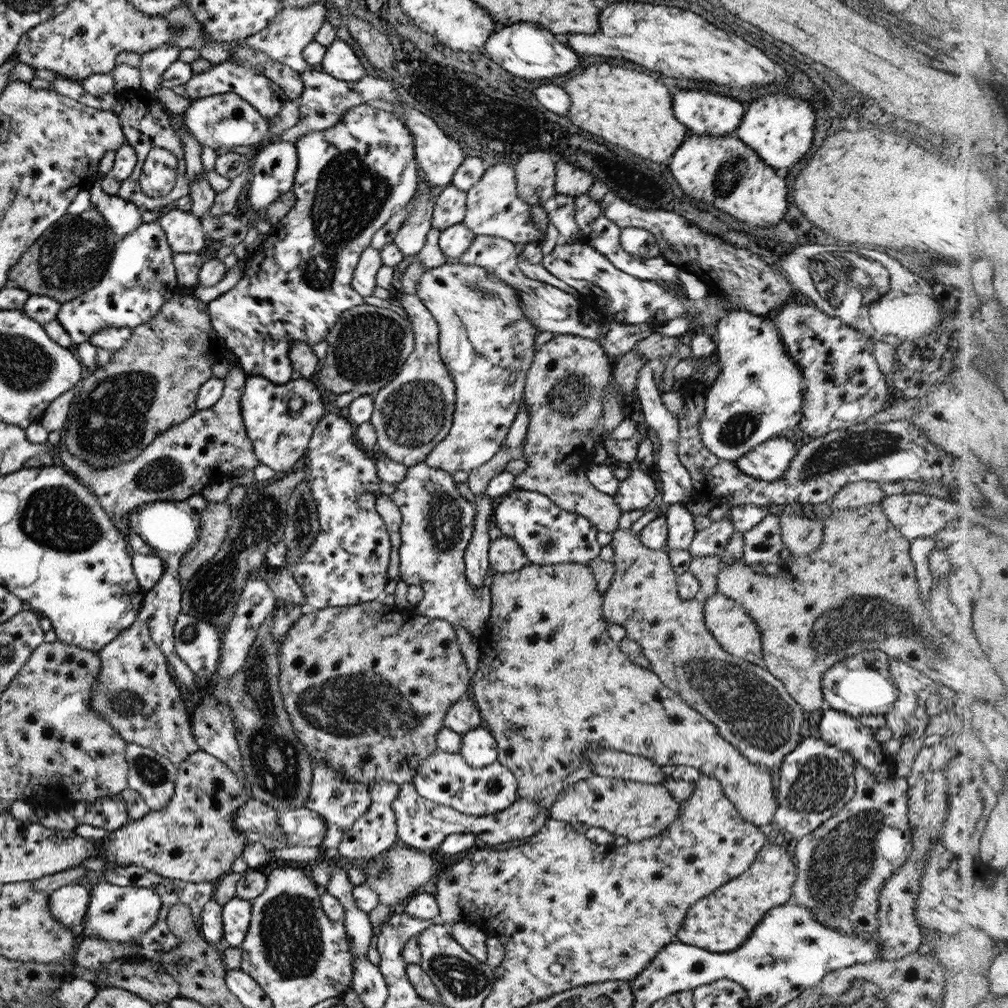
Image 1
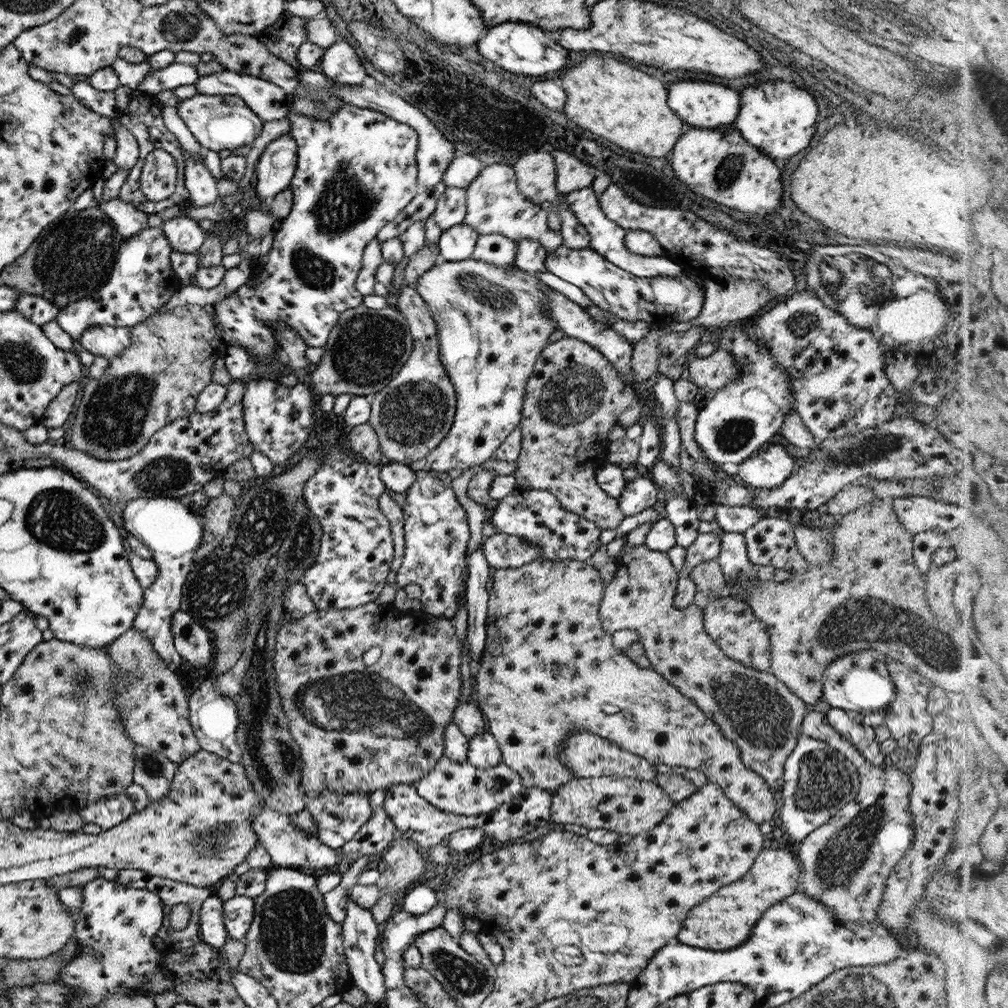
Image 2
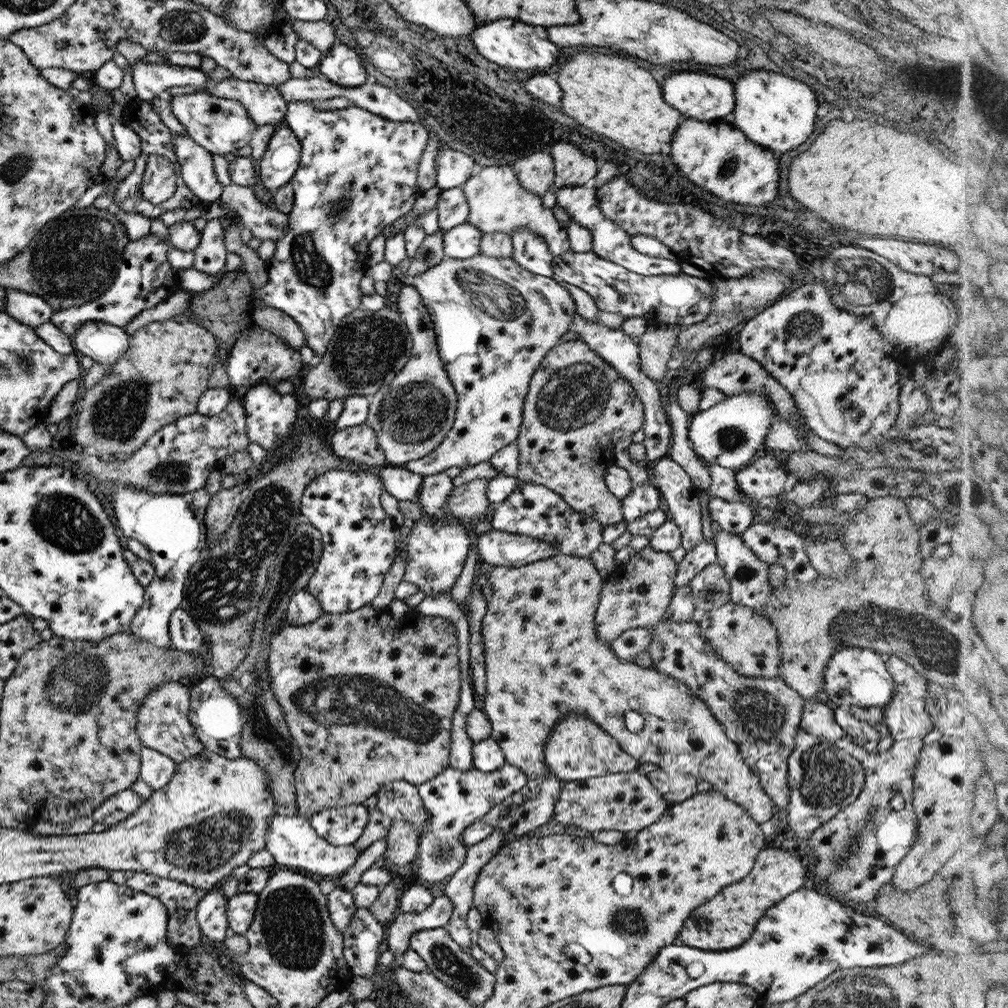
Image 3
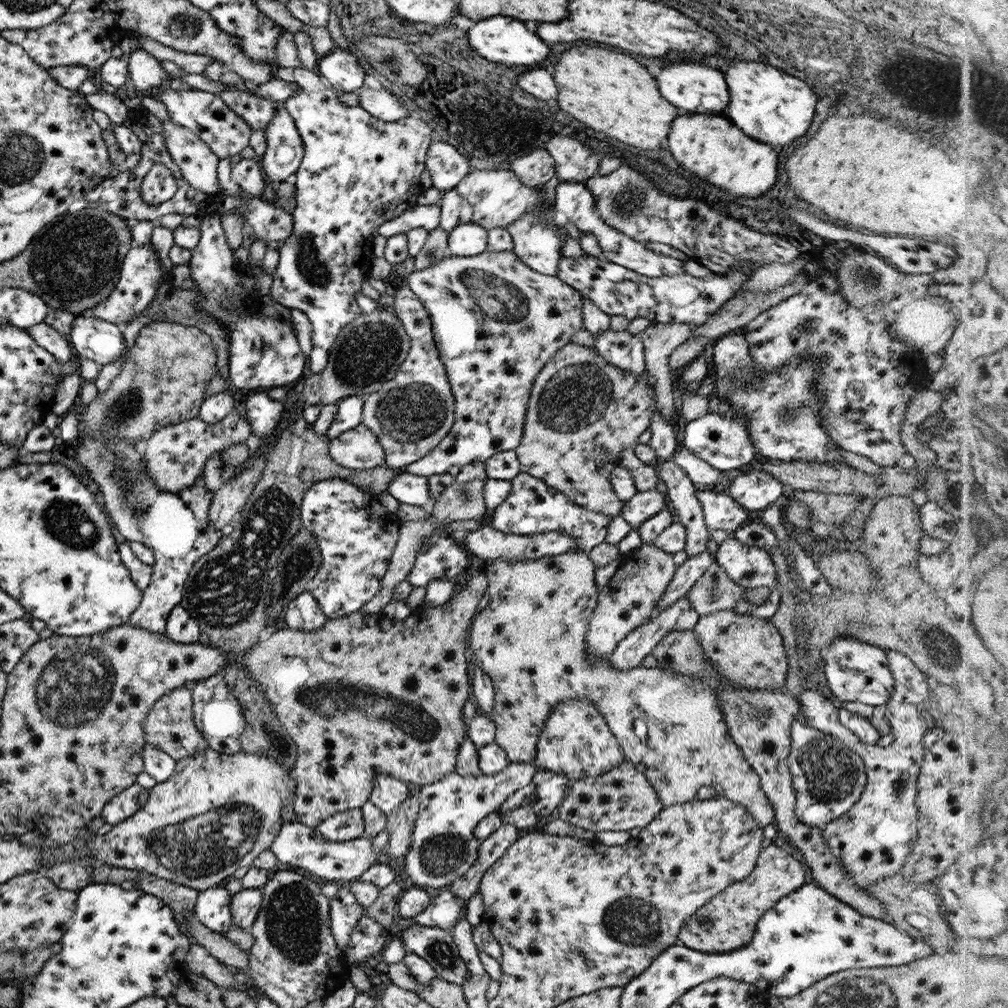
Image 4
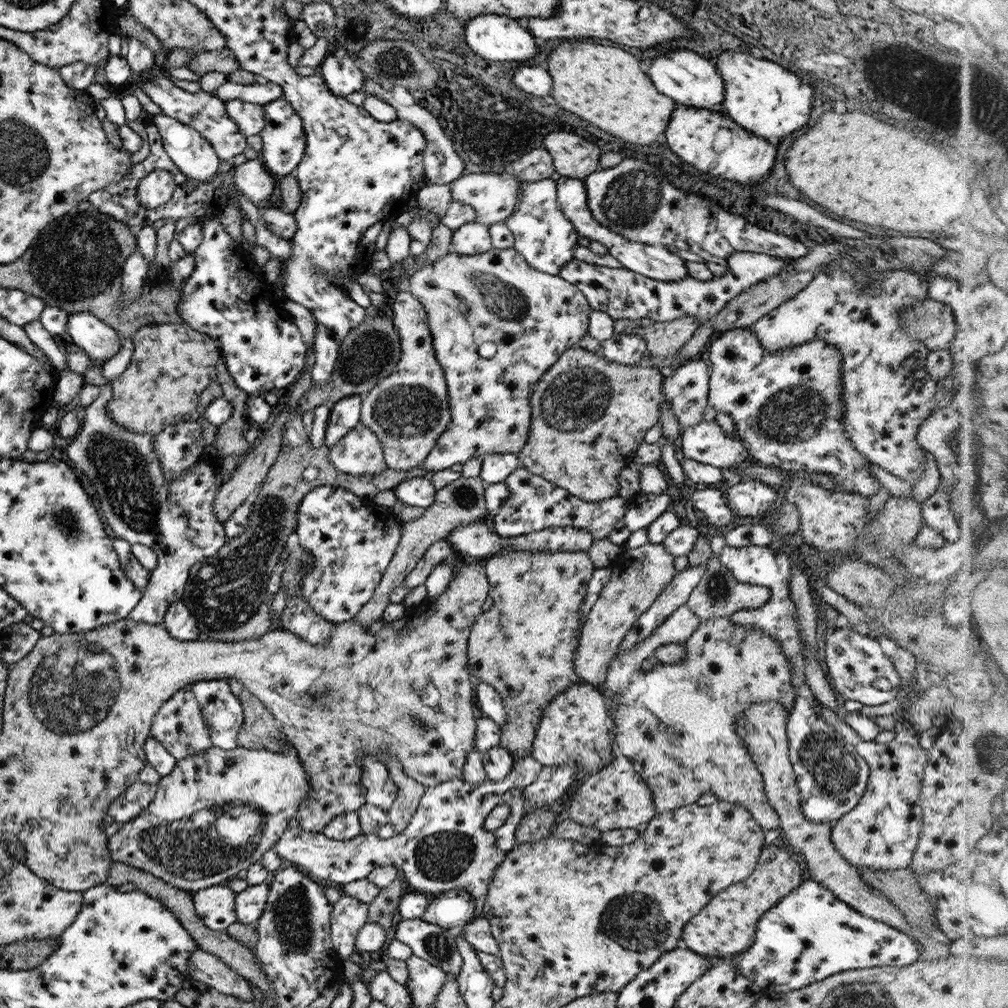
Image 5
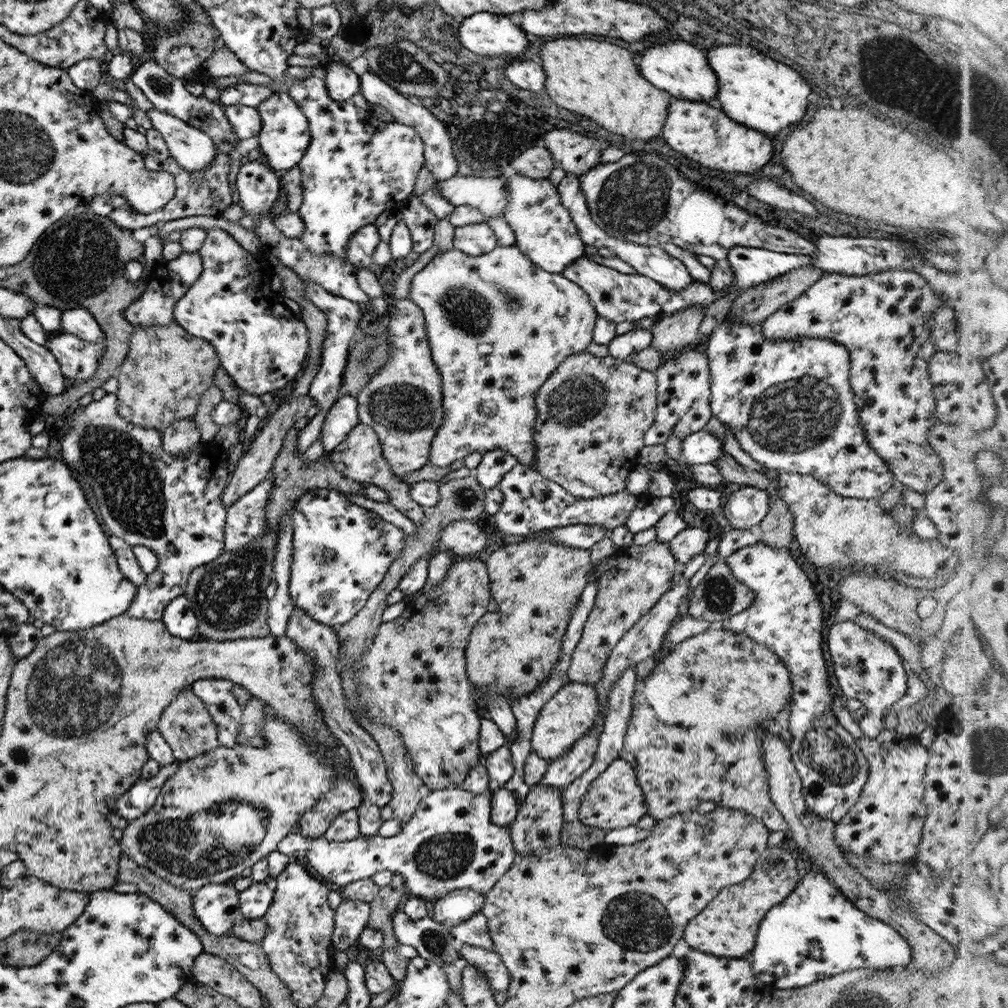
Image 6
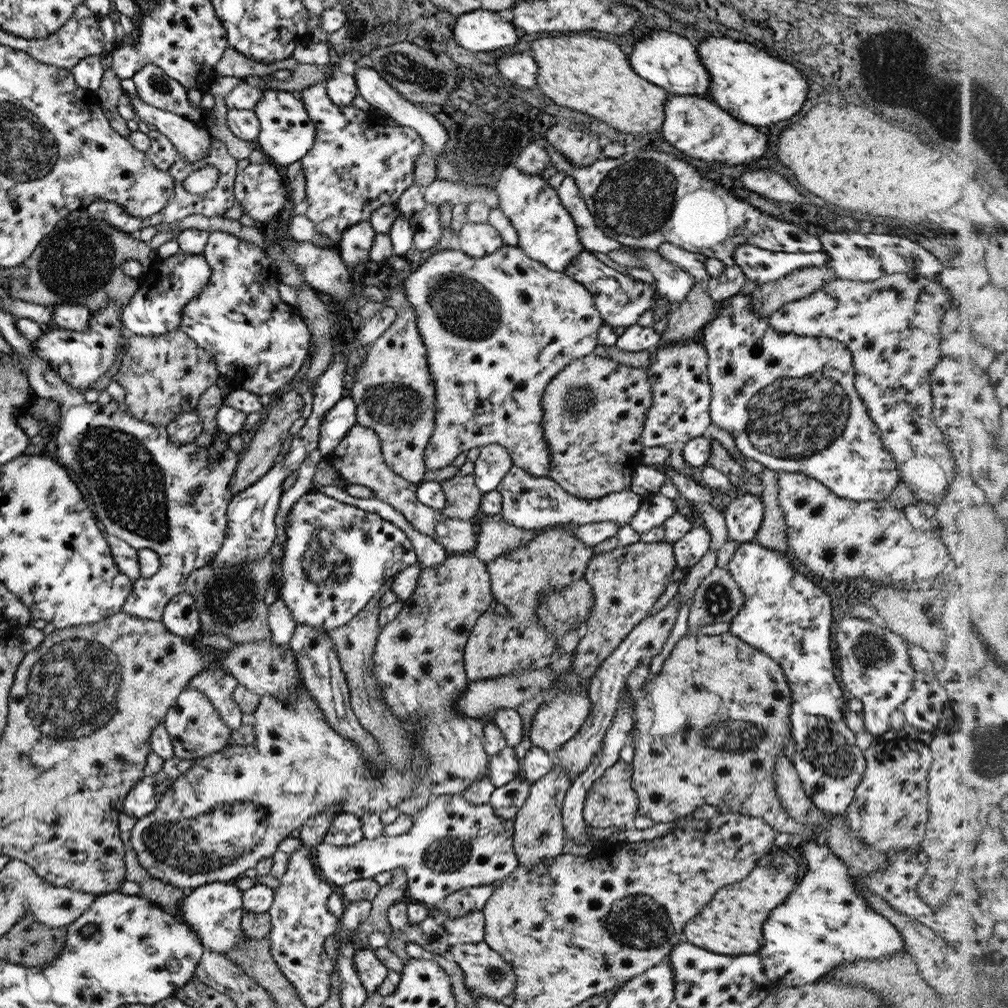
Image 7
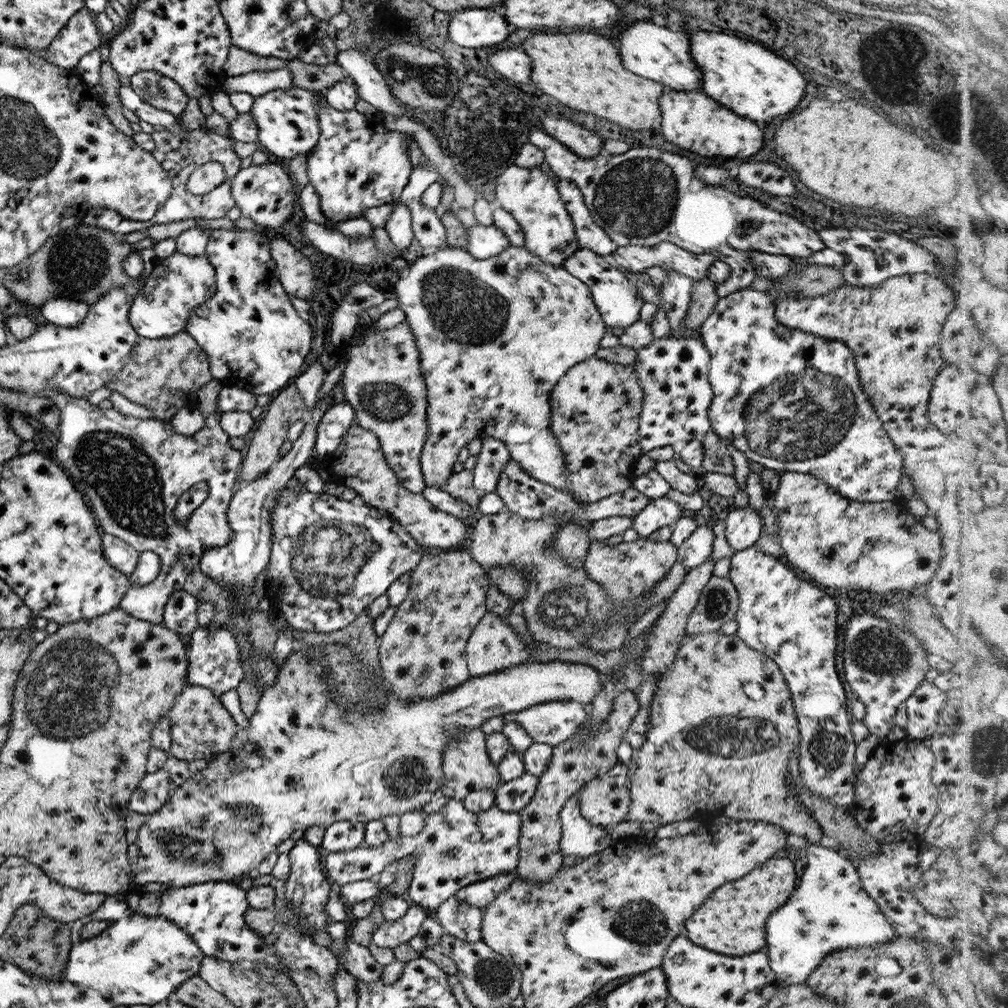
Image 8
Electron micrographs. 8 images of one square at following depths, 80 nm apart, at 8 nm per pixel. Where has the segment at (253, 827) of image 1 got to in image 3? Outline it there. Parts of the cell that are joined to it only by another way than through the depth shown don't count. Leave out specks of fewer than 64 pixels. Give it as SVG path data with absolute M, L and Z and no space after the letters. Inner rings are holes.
M274 813L266 825L268 826L268 833L265 837L264 849L271 854L273 862L284 868L302 871L302 873L317 879L334 878L337 880L347 874L347 871L355 865L355 860L360 854L353 845L333 846L333 844L328 844L327 841L316 835L308 821L297 814L288 816Z

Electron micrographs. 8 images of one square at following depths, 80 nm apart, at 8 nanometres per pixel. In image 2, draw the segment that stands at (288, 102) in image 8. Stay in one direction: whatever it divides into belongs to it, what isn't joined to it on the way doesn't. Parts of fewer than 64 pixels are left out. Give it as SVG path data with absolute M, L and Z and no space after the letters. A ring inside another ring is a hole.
M287 133L281 134L265 146L255 165L255 181L253 188L259 198L273 198L278 192L289 189L289 184L296 167L296 144L291 135Z

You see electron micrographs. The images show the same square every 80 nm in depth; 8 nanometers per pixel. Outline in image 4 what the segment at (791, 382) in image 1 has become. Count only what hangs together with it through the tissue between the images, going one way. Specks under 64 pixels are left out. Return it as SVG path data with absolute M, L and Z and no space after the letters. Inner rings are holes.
M730 408L723 417L719 413L708 412L695 420L685 422L681 436L682 445L691 454L704 460L718 471L753 465L758 460L756 448L749 441L745 419L733 408Z

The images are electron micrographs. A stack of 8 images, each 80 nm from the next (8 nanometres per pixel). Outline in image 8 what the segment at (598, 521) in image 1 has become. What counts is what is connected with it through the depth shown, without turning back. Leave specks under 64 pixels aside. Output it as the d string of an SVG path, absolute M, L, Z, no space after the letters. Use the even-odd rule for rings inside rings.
M589 357L578 364L571 366L565 372L565 375L561 376L557 383L553 385L553 389L549 392L549 405L550 405L550 417L549 417L549 434L553 434L553 438L557 440L560 446L564 458L564 467L566 472L566 479L568 480L568 492L571 492L571 496L581 503L593 503L601 499L605 499L607 496L624 492L632 484L632 464L634 460L641 454L640 446L638 443L638 424L639 424L639 411L641 404L643 404L643 389L639 383L637 383L637 373L633 366L621 366L621 364L614 364L605 360L598 360L595 357Z

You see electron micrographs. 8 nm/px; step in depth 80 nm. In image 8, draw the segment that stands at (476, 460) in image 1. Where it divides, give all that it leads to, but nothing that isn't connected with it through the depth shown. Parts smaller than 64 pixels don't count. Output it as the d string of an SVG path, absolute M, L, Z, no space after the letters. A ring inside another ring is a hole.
M508 245L499 254L485 260L473 258L465 248L443 247L434 251L425 251L407 268L407 276L400 277L394 283L394 292L398 308L403 311L404 321L412 332L419 354L421 379L423 379L425 391L427 391L427 436L418 458L424 485L439 488L443 486L446 479L452 475L452 466L457 462L457 459L455 459L457 453L463 446L467 446L469 441L495 438L506 446L510 457L531 478L554 486L557 490L568 492L568 480L564 473L566 472L564 458L559 443L553 438L553 434L549 434L549 392L553 389L553 385L557 383L557 380L565 375L565 372L571 366L589 357L594 357L595 350L600 346L600 340L606 331L606 325L603 324L600 314L595 308L590 290L580 280L571 276L562 266L553 266L538 256L532 255L523 247L517 248Z

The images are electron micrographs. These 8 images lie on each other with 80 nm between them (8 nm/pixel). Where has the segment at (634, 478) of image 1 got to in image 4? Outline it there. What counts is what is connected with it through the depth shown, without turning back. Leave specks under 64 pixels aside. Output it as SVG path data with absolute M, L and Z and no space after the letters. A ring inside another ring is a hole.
M636 490L629 500L622 502L620 516L632 528L637 528L647 517L665 508L664 494L653 490Z

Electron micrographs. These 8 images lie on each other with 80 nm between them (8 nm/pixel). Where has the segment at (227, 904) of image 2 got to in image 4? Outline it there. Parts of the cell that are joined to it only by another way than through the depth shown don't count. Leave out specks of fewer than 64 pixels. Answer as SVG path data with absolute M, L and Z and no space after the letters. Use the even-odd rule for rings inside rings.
M262 888L241 889L230 895L229 916L232 924L240 929L248 930L255 921L261 905Z

